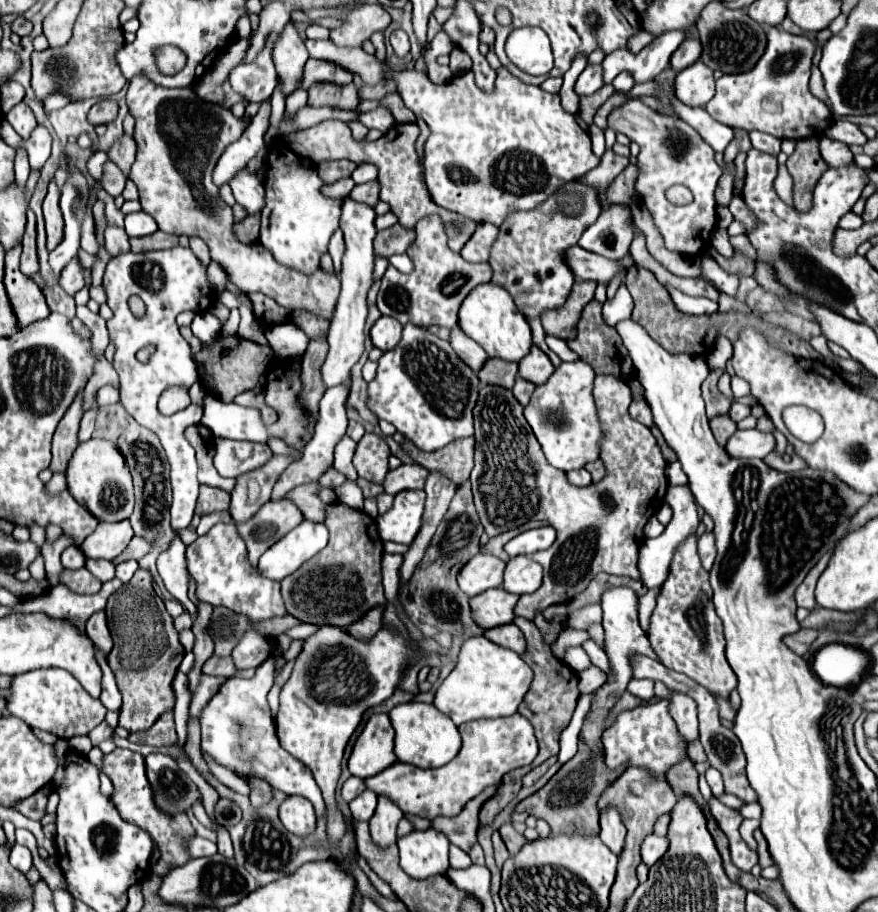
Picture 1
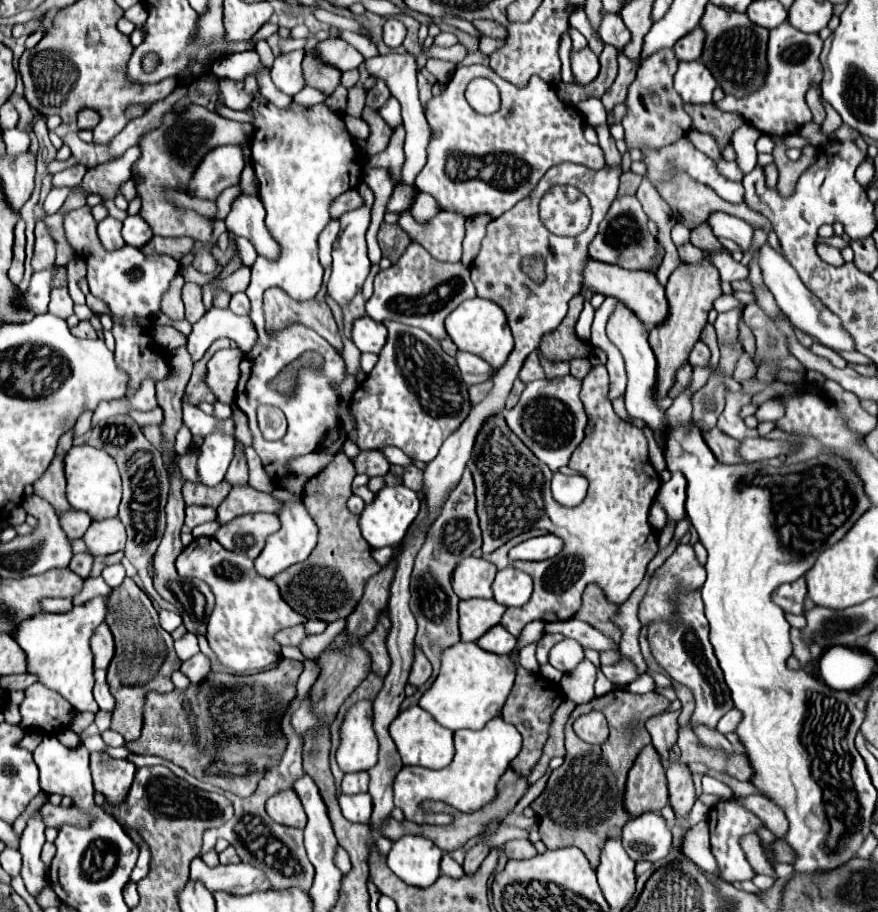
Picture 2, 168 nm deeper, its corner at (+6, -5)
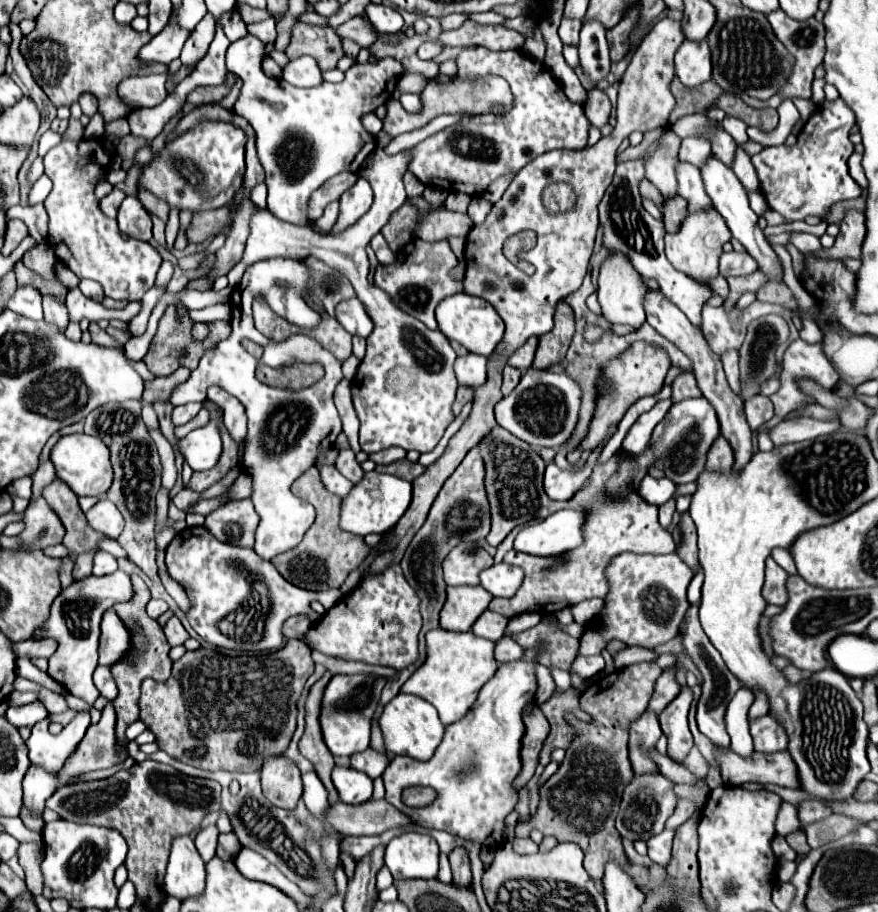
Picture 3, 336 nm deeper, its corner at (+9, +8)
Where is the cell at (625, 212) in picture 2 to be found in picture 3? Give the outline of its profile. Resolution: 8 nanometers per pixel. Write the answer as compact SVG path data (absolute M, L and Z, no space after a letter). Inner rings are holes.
M643 159L637 161L627 161L627 163L619 163L613 183L607 189L603 201L599 203L599 223L603 227L603 247L609 253L621 253L625 255L631 265L635 267L635 271L643 277L643 279L657 279L659 289L675 303L679 305L679 309L689 317L689 321L695 327L702 330L702 309L703 303L713 295L713 291L697 281L693 281L691 277L687 277L685 273L677 271L665 257L665 227L661 221L653 219L645 209L643 209L643 197L639 193L639 183L645 177L643 171Z

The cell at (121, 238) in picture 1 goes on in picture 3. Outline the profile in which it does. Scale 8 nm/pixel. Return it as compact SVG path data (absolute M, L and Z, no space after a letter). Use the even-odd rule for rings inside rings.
M115 187L115 189L101 201L101 211L103 211L109 219L115 219L115 217L117 217L117 209L119 209L119 205L121 205L123 199L125 199L125 193Z

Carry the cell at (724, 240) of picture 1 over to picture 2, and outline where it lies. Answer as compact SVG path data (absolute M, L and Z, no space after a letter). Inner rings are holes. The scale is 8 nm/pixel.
M712 254L712 262L720 272L720 278L724 282L734 282L734 280L746 280L748 278L748 266L734 262L730 254Z

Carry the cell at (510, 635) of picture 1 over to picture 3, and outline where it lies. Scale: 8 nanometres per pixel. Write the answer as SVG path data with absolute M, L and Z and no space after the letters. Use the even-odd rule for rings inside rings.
M485 611L473 625L473 633L477 637L483 637L483 639L489 639L489 641L499 641L503 637L503 631L505 631L505 625L507 625L507 619L503 615L497 615L493 611Z

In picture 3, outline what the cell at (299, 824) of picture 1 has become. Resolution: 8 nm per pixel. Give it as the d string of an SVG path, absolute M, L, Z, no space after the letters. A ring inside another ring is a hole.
M269 757L261 767L263 795L281 809L295 809L301 799L301 773L285 757Z

